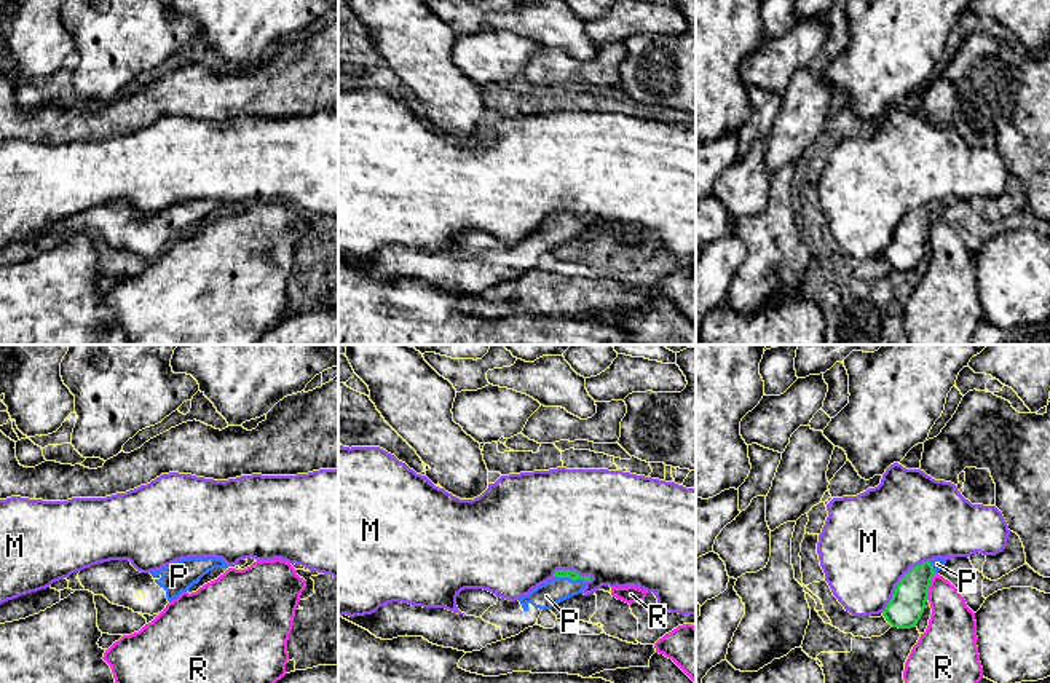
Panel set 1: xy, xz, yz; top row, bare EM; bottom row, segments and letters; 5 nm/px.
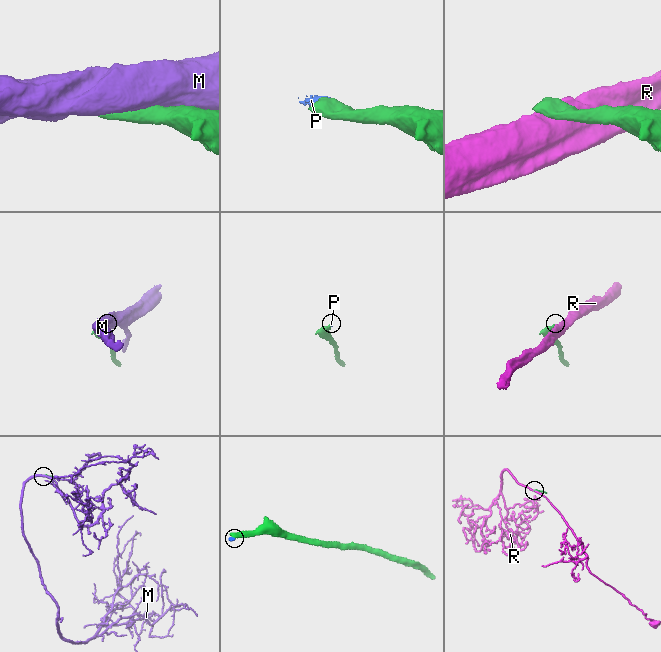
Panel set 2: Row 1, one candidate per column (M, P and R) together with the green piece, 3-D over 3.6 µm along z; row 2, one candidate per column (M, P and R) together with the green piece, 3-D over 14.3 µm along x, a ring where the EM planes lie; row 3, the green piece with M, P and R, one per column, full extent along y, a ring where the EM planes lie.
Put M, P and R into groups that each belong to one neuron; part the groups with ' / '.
M / P / R

